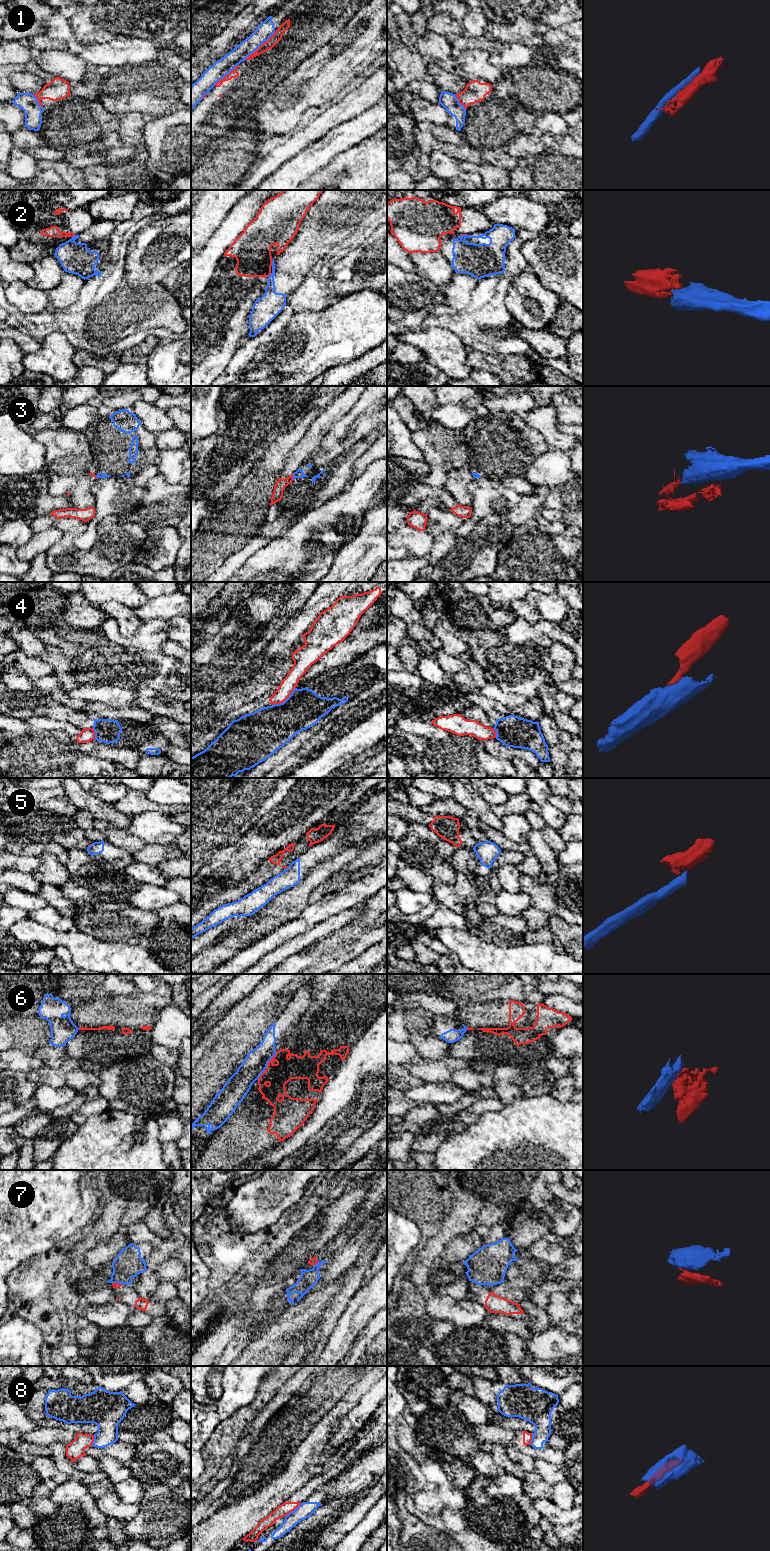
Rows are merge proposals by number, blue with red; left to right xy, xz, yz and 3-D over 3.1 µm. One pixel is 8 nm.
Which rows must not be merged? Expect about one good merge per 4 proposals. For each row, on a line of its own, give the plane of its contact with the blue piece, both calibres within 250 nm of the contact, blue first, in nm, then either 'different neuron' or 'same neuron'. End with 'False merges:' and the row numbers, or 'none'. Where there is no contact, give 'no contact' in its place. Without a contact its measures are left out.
1: meets blue in xz; 140 nm thick on the blue side, 80 nm on the other; different neuron
2: meets blue in xz; 90 nm thick on the blue side, 300 nm on the other; different neuron
3: meets blue in xz; 70 nm thick on the blue side, 90 nm on the other; different neuron
4: meets blue in xz; 340 nm thick on the blue side, 120 nm on the other; different neuron
5: meets blue in xz; 150 nm thick on the blue side, 20 nm on the other; different neuron
6: meets blue in xz; 190 nm thick on the blue side, 190 nm on the other; different neuron
7: meets blue in xz; 140 nm thick on the blue side, 70 nm on the other; different neuron
8: meets blue in xz; 120 nm thick on the blue side, 100 nm on the other; different neuron
False merges: 1, 2, 3, 4, 5, 6, 7, 8

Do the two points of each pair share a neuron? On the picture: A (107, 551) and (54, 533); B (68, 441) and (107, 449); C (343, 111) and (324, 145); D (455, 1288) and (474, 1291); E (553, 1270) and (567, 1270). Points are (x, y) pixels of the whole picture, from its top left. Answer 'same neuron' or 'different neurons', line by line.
A: different neurons
B: different neurons
C: different neurons
D: different neurons
E: same neuron

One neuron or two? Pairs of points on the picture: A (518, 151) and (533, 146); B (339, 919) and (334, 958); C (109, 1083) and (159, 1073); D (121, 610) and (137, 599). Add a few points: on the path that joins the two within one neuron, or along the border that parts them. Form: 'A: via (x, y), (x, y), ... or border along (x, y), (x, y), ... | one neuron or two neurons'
A: via (522, 147), (529, 146) | one neuron
B: border along (358, 915), (343, 926), (317, 939) | two neurons
C: via (121, 1082), (147, 1081) | one neuron
D: border along (104, 603), (117, 601), (133, 609) | two neurons

